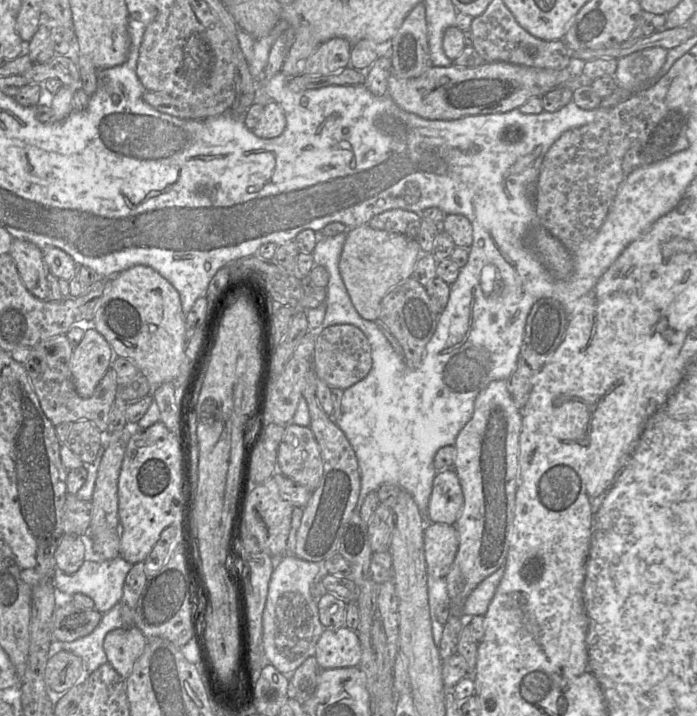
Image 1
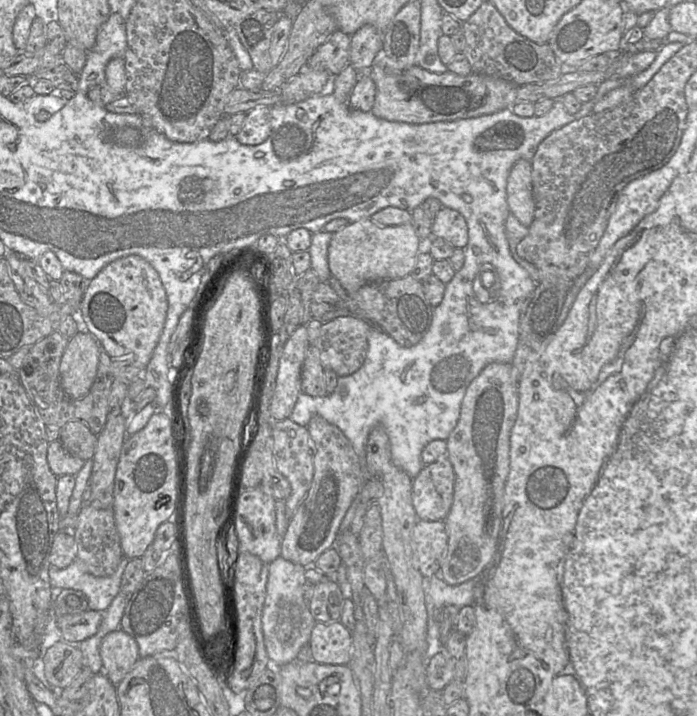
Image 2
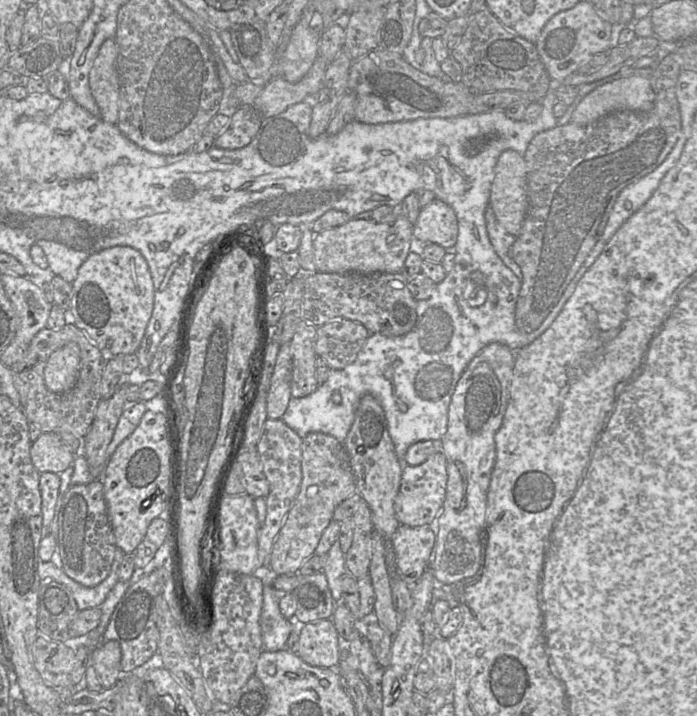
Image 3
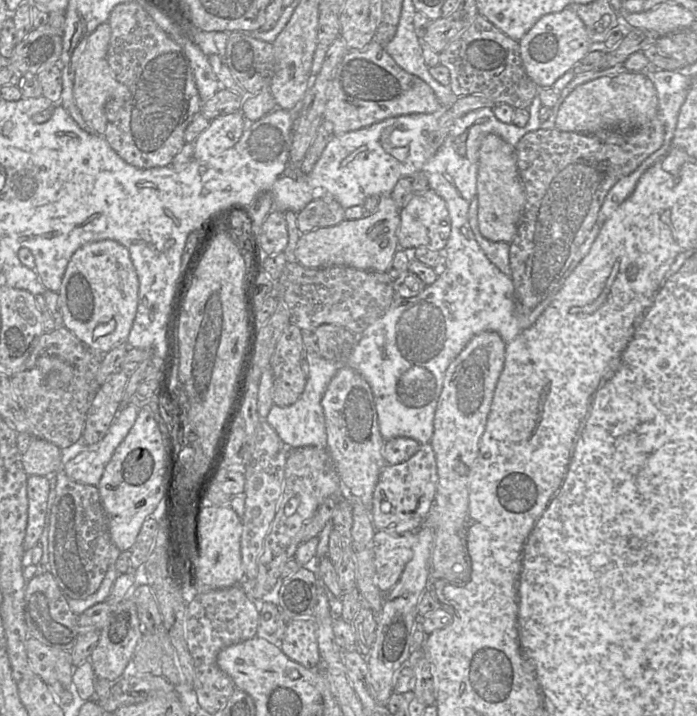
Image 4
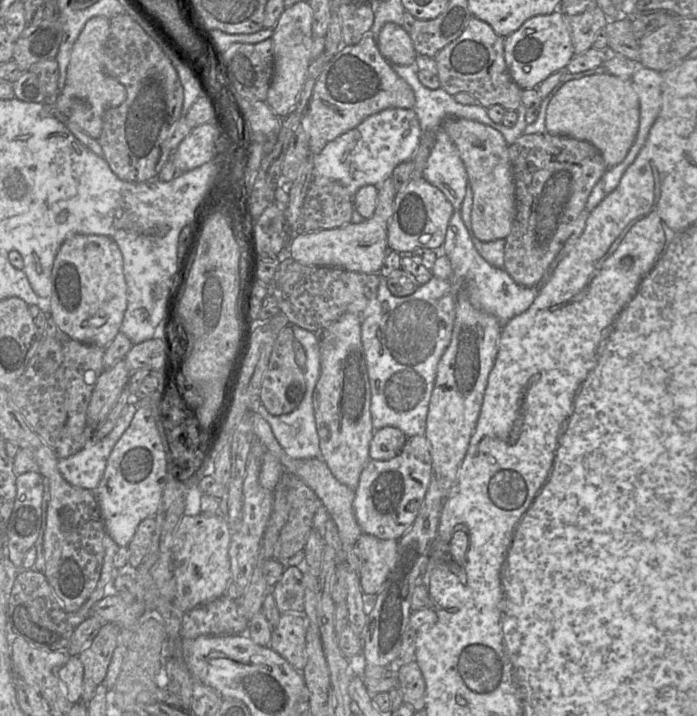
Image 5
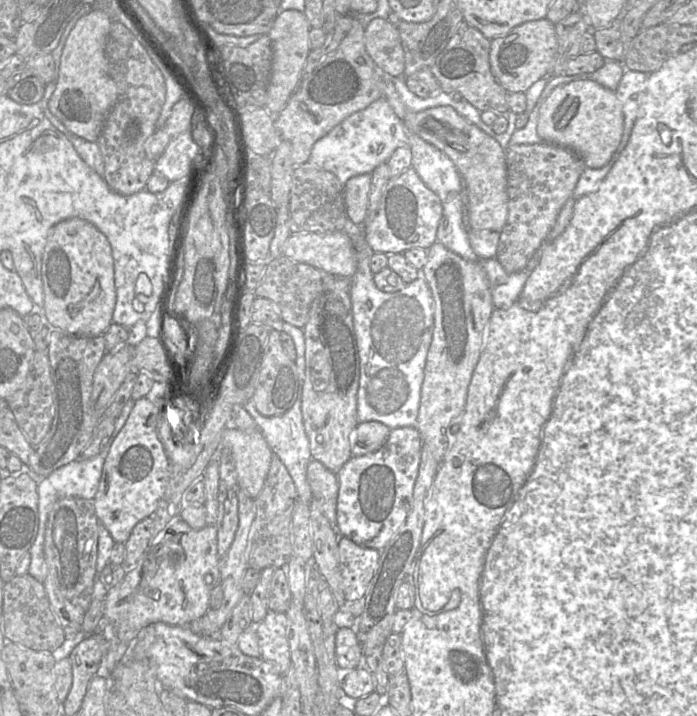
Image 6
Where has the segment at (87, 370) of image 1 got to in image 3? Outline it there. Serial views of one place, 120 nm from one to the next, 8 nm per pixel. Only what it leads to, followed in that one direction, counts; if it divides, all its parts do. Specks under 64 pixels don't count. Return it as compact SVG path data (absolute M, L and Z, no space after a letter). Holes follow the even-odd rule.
M68 343L56 350L44 369L46 387L54 393L66 393L76 384L80 369L80 349L76 343Z

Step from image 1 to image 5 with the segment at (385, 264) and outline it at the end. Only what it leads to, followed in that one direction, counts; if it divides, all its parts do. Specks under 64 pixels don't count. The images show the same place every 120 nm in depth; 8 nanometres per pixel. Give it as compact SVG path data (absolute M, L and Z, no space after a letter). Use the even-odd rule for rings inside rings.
M391 177L380 184L377 190L377 205L371 218L365 219L358 224L350 222L335 229L321 229L295 234L288 245L288 255L304 266L339 267L365 274L379 273L385 256L389 251L387 226L396 195Z

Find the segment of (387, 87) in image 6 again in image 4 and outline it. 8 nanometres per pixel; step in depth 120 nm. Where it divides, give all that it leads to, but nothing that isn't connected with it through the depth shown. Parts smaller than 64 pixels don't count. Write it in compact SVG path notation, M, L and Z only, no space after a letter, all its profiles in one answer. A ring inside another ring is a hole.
M493 133L486 134L481 140L477 198L478 227L482 236L493 242L510 243L523 211L524 191L517 167L515 148Z

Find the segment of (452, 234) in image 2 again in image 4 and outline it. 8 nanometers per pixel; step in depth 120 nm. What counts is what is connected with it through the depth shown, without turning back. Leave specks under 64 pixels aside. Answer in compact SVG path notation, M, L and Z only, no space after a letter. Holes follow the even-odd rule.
M429 189L420 195L413 195L407 205L400 209L400 224L397 238L400 249L425 246L441 251L445 248L451 232L451 219L445 200Z

